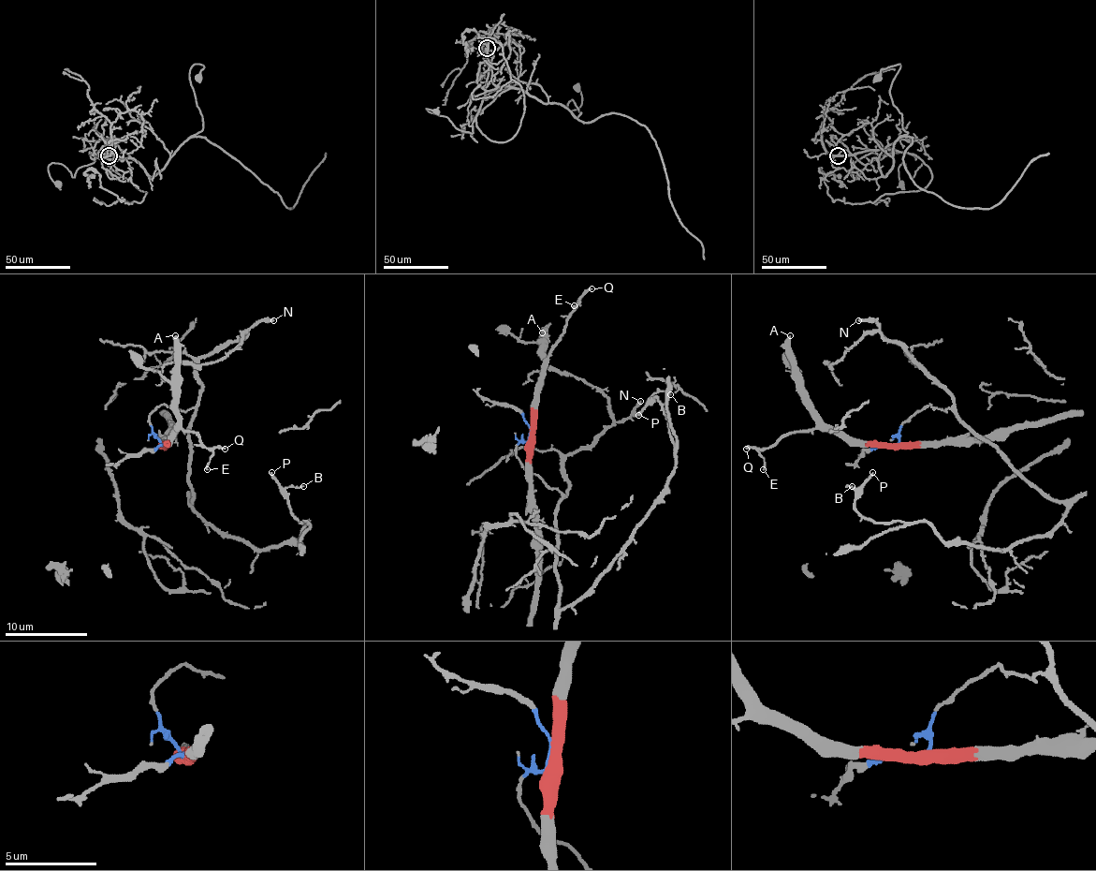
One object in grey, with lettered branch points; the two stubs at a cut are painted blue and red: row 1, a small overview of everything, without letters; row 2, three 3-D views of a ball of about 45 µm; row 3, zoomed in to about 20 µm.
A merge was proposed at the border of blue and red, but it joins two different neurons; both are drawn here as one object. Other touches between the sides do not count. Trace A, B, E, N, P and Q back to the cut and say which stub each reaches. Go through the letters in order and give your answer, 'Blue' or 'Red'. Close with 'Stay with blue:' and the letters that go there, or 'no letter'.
A: Red
B: Blue
E: Red
N: Blue
P: Blue
Q: Red
Stay with blue: B, N, P

